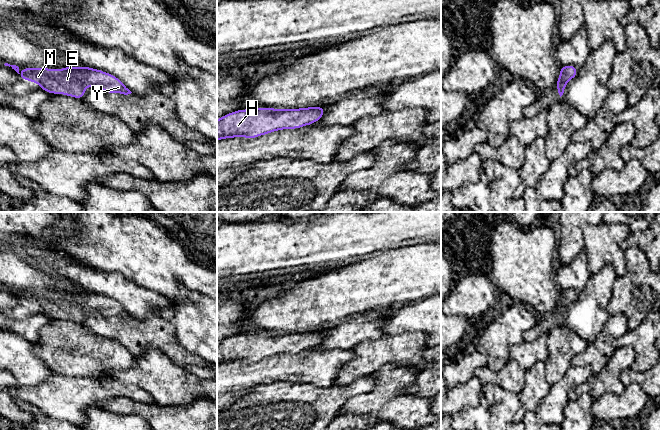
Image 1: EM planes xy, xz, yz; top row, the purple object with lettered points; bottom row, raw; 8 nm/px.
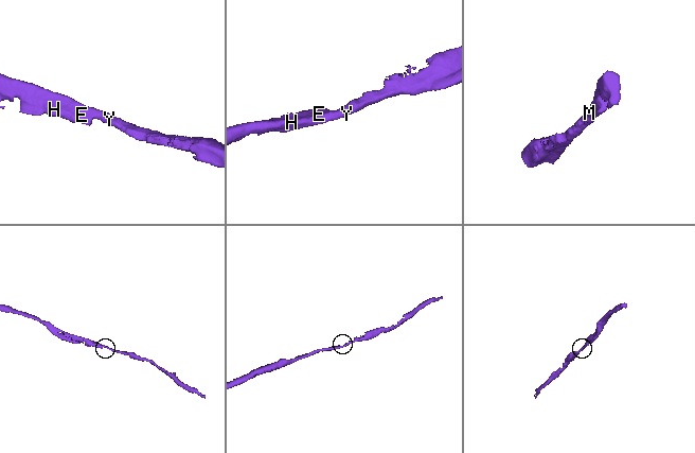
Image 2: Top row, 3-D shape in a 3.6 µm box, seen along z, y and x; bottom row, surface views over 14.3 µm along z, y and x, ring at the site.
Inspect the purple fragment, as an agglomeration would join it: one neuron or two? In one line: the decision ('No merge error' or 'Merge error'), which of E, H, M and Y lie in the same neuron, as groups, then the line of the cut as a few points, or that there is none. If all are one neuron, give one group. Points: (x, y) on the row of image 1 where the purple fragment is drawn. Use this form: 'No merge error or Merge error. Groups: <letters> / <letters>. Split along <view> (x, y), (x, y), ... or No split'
No merge error. Groups: E H M Y. No split

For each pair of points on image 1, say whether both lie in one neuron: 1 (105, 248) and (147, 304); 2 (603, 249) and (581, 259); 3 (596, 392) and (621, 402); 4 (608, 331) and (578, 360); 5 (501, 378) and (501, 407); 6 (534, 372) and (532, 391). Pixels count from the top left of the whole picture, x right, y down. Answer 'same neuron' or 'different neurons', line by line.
1: different neurons
2: different neurons
3: different neurons
4: same neuron
5: different neurons
6: same neuron

